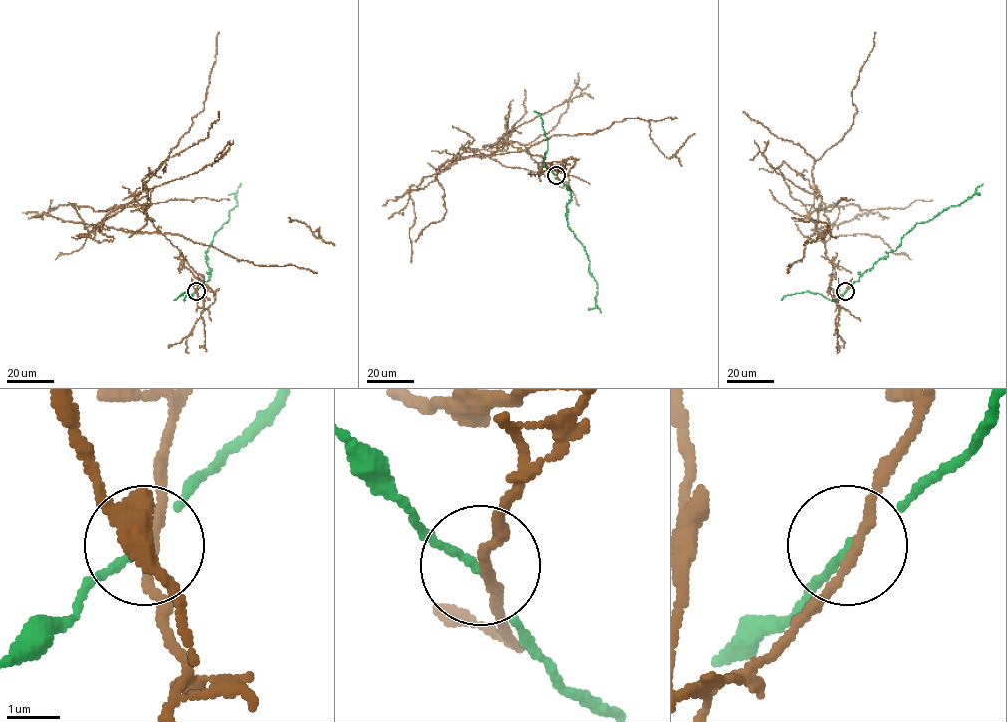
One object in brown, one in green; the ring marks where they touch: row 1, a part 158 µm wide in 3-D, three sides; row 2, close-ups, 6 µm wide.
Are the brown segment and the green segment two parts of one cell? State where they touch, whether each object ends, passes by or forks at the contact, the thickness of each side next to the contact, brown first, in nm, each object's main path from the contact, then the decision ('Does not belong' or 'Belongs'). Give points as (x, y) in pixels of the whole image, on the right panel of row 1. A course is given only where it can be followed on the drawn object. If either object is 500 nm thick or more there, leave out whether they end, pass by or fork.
Place: (845, 291). At the ring brown passes by. At the ring green passes by. Thickness 160 nm (brown) against 90 nm. Course of brown: (845, 291), (836, 300), (829, 286), (812, 170), (852, 124), (875, 32). Course of green: (845, 291), (873, 265), (894, 251), (901, 238), (916, 224), (932, 220), (951, 206), (959, 205), (983, 184). Does not belong

